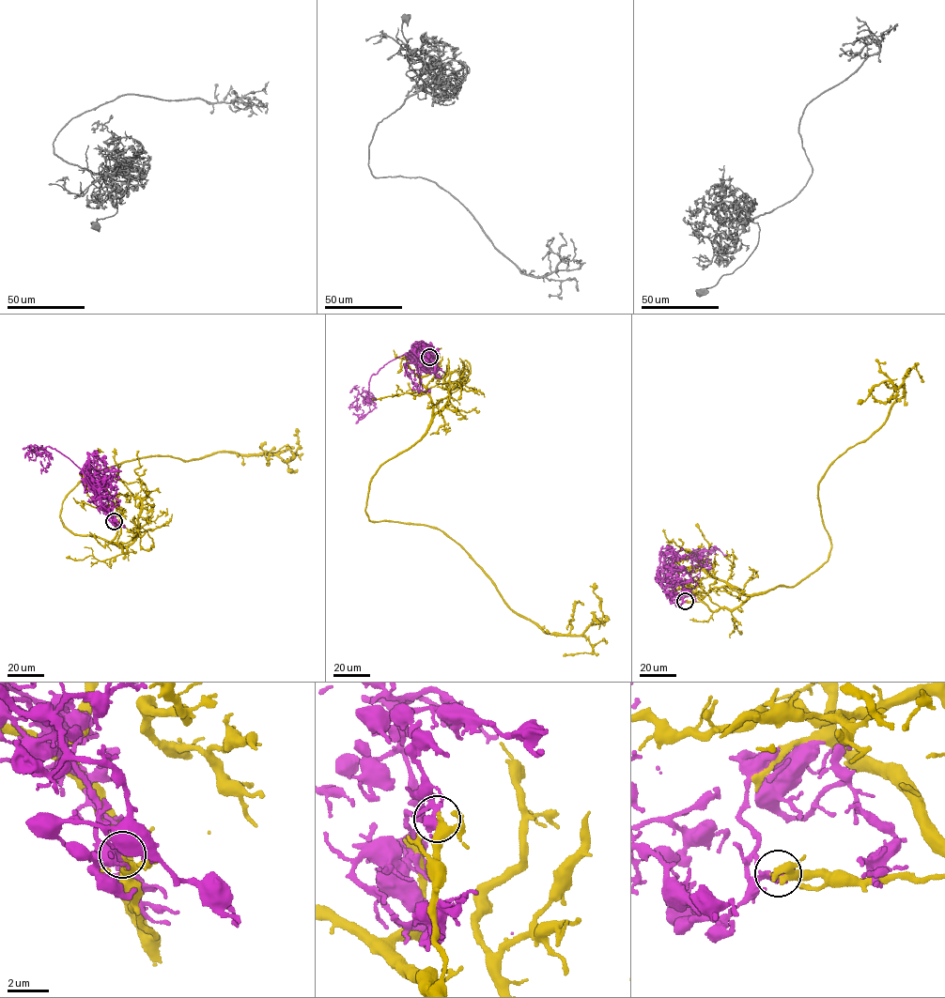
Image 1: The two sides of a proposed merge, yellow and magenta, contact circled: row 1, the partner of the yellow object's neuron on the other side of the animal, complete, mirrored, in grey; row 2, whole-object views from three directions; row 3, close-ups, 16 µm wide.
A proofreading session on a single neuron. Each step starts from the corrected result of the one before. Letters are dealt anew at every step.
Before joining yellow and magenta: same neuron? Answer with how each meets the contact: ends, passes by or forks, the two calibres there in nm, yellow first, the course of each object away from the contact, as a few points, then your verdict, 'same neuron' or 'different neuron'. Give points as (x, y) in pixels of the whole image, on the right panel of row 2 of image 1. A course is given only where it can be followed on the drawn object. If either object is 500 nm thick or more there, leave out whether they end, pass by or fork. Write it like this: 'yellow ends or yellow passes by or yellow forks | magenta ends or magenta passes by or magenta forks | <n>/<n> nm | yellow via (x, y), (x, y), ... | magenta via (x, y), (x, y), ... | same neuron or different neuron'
yellow ends | magenta passes by | 300/380 nm | yellow via (685, 602), (734, 609), (827, 560), (820, 481), (879, 429), (903, 383), (875, 384), (857, 404) | magenta via (685, 601), (684, 591), (672, 593), (673, 586), (664, 579), (665, 561), (699, 548), (720, 549), (708, 548) | different neuron

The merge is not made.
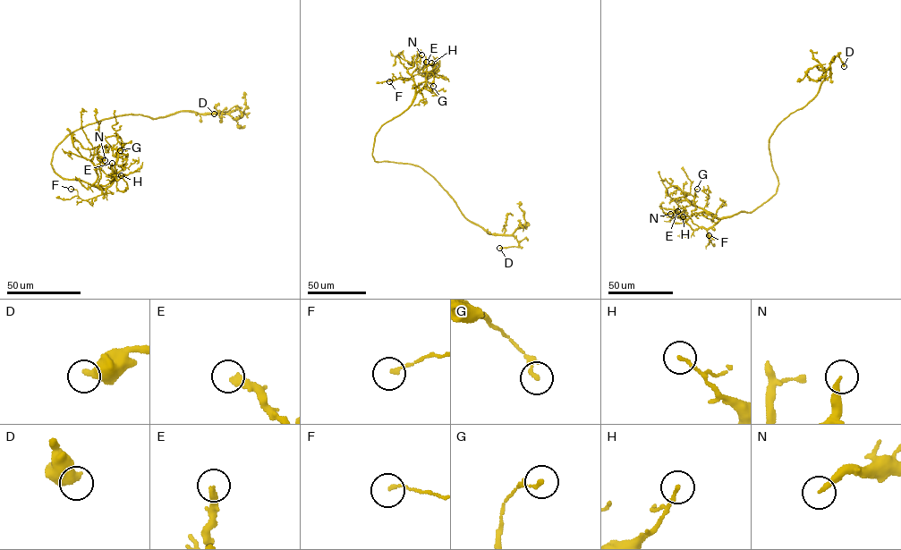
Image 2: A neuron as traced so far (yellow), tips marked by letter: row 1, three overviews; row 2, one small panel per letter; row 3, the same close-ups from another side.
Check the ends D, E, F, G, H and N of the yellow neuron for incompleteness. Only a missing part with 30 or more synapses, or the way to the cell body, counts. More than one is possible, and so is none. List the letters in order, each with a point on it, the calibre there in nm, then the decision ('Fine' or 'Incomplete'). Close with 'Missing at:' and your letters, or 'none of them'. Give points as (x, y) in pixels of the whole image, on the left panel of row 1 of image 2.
D: Place: (214, 114). Thickness 420 nm. Fine
E: Place: (112, 163). Thickness 240 nm. Fine
F: Place: (71, 189). Thickness 140 nm. Fine
G: Place: (120, 150). Thickness 180 nm. Fine
H: Place: (121, 175). Thickness 140 nm. Fine
N: Place: (105, 160). Thickness 220 nm. Fine
Missing at: none of them

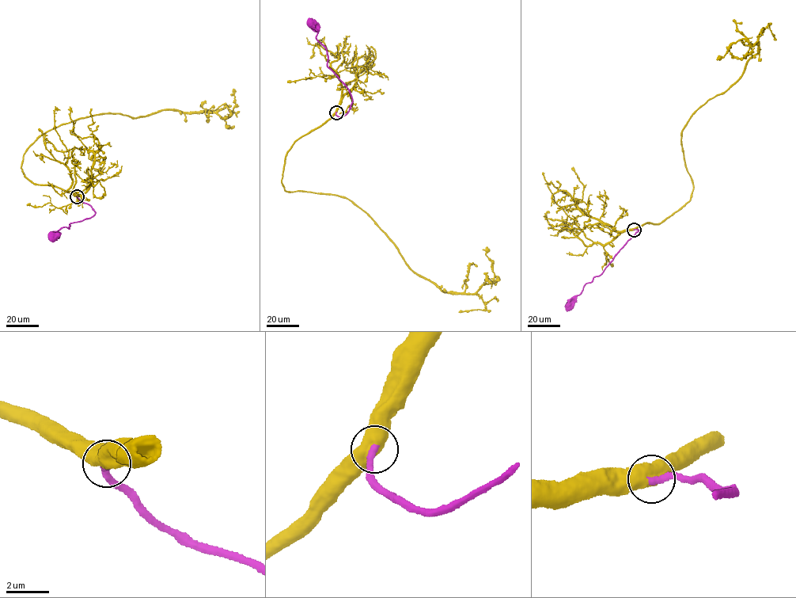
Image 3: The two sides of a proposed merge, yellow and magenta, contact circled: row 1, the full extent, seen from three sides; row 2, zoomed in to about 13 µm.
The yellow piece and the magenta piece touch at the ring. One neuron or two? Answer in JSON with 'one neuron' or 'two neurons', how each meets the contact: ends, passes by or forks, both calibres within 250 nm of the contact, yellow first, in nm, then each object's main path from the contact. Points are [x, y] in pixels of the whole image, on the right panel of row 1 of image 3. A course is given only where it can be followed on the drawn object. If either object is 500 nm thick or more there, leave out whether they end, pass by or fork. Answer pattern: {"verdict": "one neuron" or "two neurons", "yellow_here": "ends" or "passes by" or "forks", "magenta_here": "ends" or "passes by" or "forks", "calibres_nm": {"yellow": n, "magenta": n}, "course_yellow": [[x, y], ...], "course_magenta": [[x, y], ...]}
{"verdict": "one neuron", "calibres_nm": {"yellow": 550, "magenta": 360}, "course_yellow": [[634, 229], [657, 224], [689, 200], [683, 128], [737, 82], [758, 41], [733, 42], [716, 59]], "course_magenta": [[634, 229], [640, 230], [625, 243], [602, 272], [585, 283], [581, 293], [574, 295], [569, 304]]}

